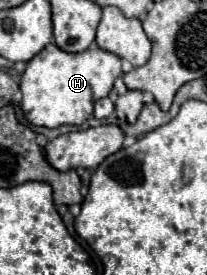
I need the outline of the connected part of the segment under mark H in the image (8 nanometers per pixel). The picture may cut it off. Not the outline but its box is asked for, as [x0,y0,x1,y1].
[19,44,123,128]

